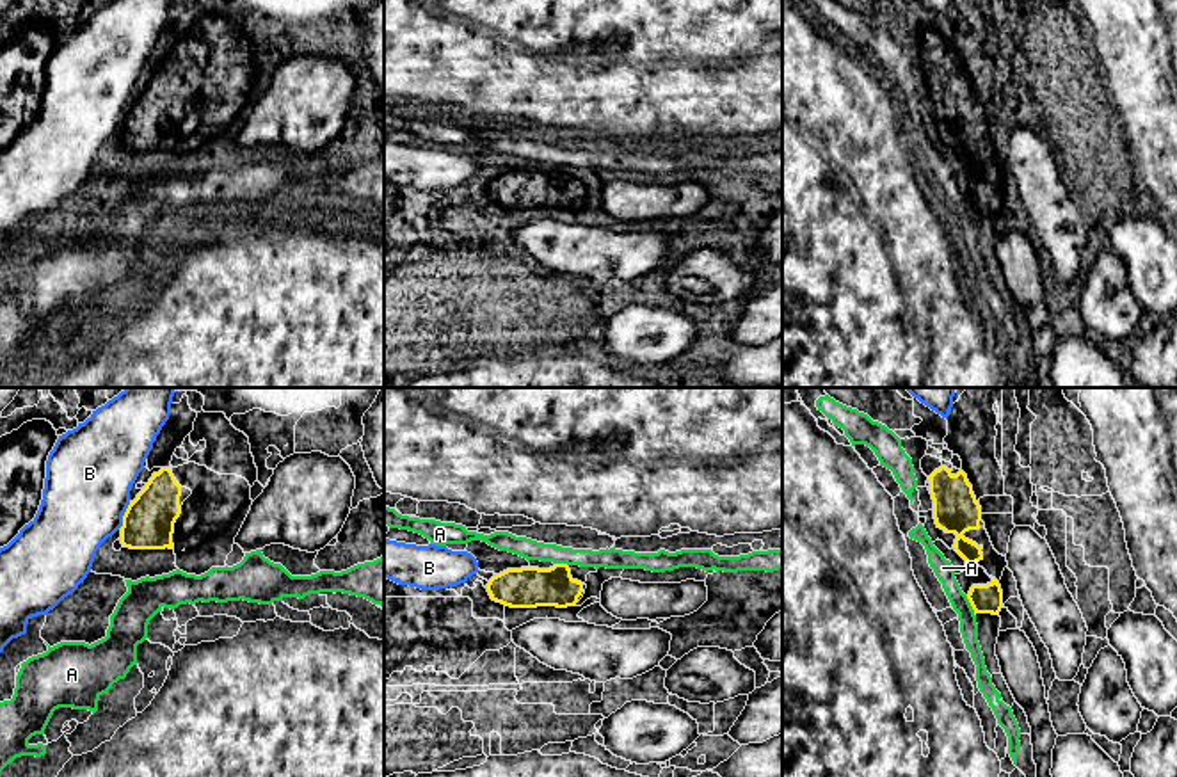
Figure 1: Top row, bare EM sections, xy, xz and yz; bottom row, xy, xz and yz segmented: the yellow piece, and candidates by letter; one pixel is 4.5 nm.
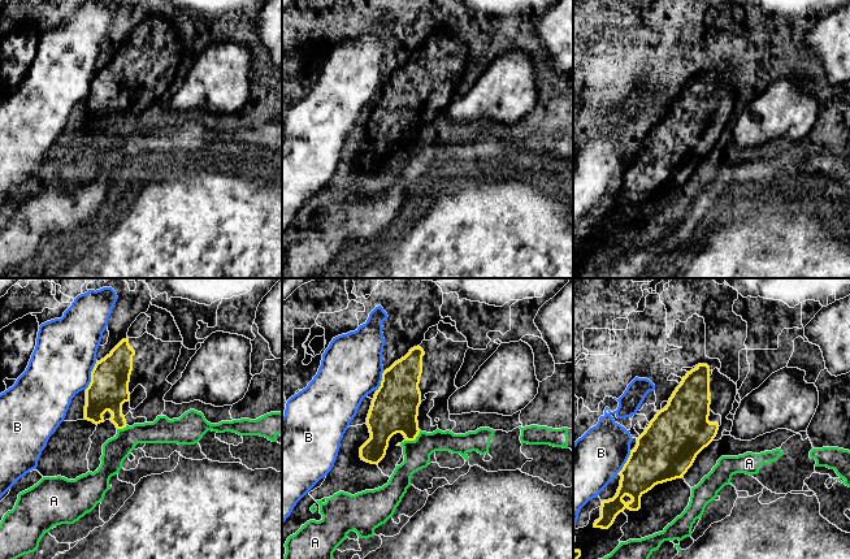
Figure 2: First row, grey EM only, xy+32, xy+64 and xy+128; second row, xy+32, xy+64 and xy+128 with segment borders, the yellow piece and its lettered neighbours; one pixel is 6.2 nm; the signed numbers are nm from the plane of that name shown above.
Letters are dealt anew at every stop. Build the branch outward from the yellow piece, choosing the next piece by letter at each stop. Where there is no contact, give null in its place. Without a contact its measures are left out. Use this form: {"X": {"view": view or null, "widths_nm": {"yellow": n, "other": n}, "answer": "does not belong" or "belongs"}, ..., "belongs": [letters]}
{"A": {"view": "yz", "widths_nm": {"yellow": 130, "other": 90}, "answer": "does not belong"}, "B": {"view": "xy", "widths_nm": {"yellow": 240, "other": 400}, "answer": "does not belong"}, "belongs": []}

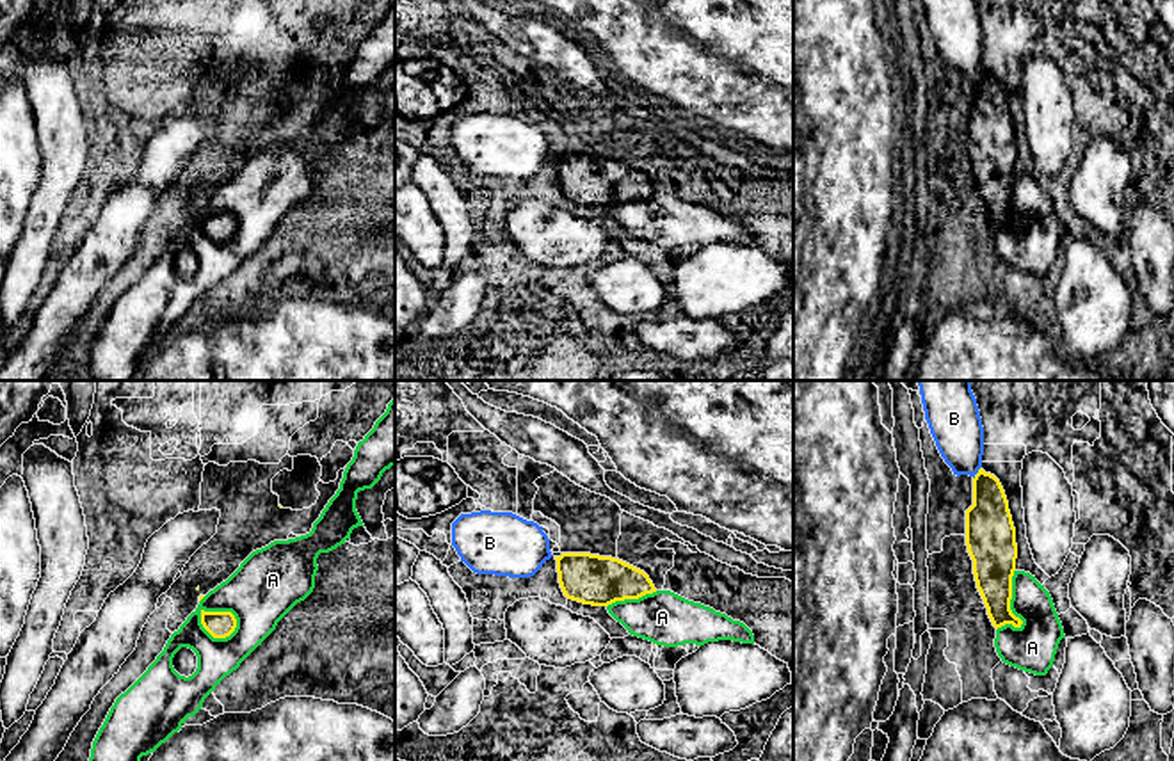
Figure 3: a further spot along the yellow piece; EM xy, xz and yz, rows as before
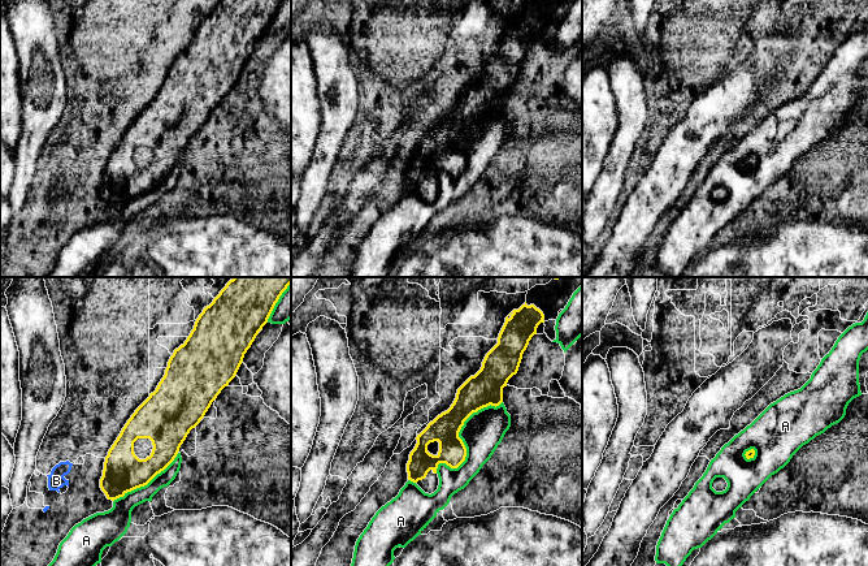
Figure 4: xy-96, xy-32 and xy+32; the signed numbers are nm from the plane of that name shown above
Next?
{"A": {"view": "xy", "widths_nm": {"yellow": 120, "other": 300}, "answer": "does not belong"}, "B": {"view": "yz", "widths_nm": {"yellow": 220, "other": 240}, "answer": "does not belong"}, "belongs": []}

